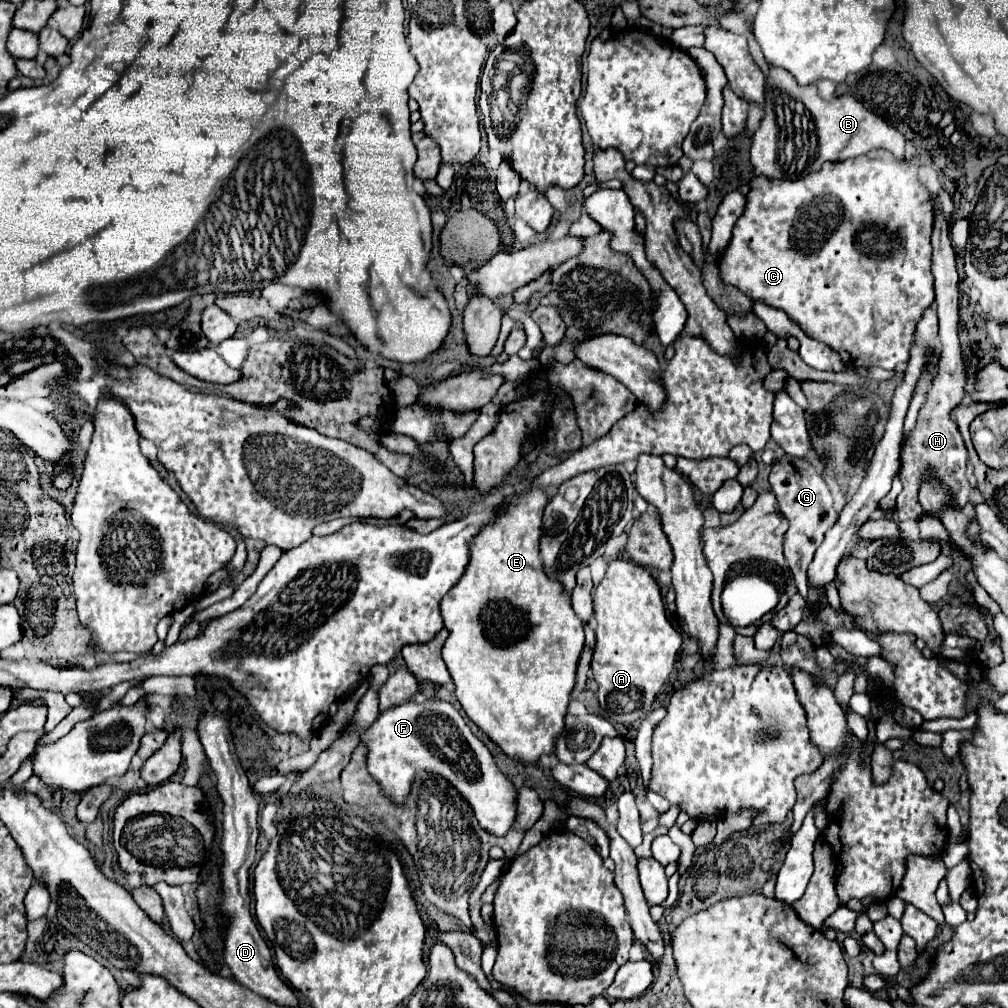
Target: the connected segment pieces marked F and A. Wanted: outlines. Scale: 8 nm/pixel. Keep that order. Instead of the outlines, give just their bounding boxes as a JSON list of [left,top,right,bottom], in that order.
[[360,699,518,837],[592,559,682,723]]

